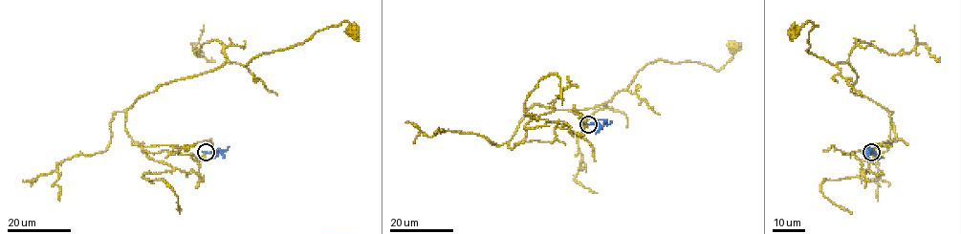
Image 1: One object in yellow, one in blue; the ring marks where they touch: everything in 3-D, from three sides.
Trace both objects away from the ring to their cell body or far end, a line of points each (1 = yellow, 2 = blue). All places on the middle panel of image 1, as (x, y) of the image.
1: (588, 124), (508, 147), (535, 104), (592, 109), (647, 64), (719, 70), (733, 48)
2: (588, 124), (598, 122), (603, 125), (611, 121)

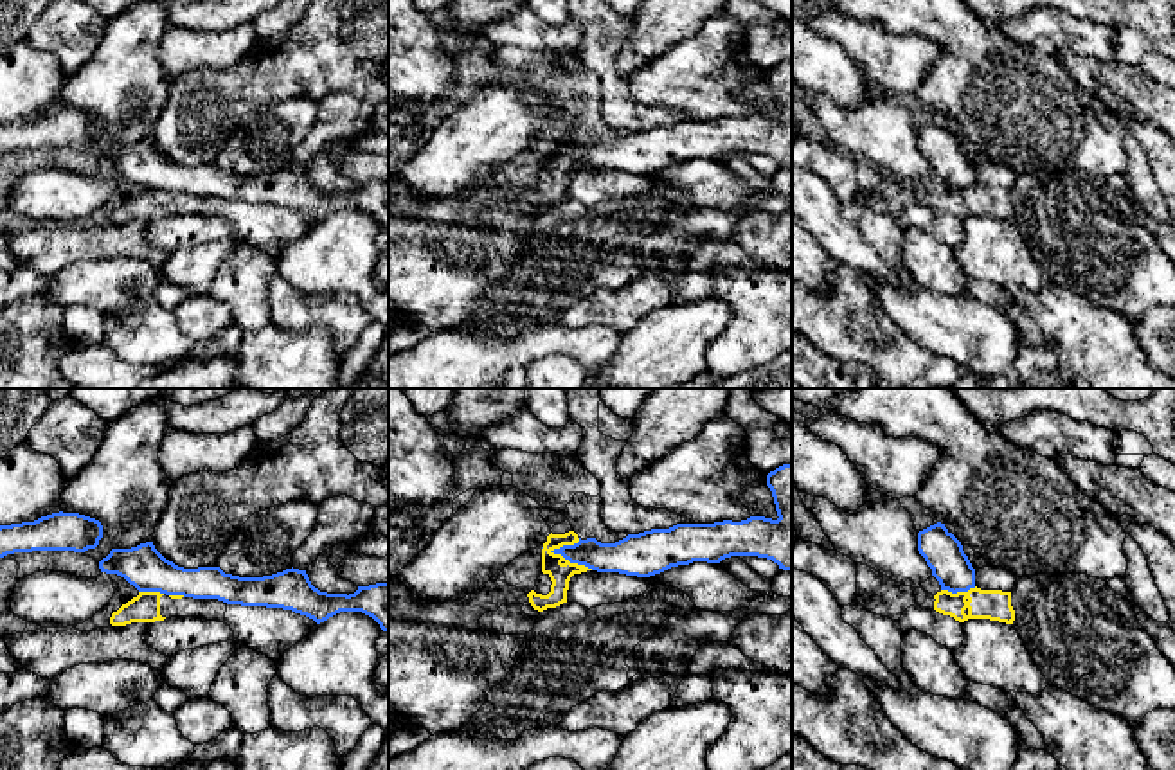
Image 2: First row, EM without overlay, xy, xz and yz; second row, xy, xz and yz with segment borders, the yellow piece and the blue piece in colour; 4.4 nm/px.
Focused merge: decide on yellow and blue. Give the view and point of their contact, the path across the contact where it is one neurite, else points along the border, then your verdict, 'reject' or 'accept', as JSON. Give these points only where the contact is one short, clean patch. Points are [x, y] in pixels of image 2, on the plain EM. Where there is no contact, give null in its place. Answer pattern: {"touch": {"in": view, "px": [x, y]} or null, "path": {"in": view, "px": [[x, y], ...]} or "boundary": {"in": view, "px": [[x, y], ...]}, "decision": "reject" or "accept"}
{"touch": {"in": "xz", "px": [569, 159]}, "boundary": {"in": "xz", "px": [[549, 148], [592, 166]]}, "decision": "reject"}

